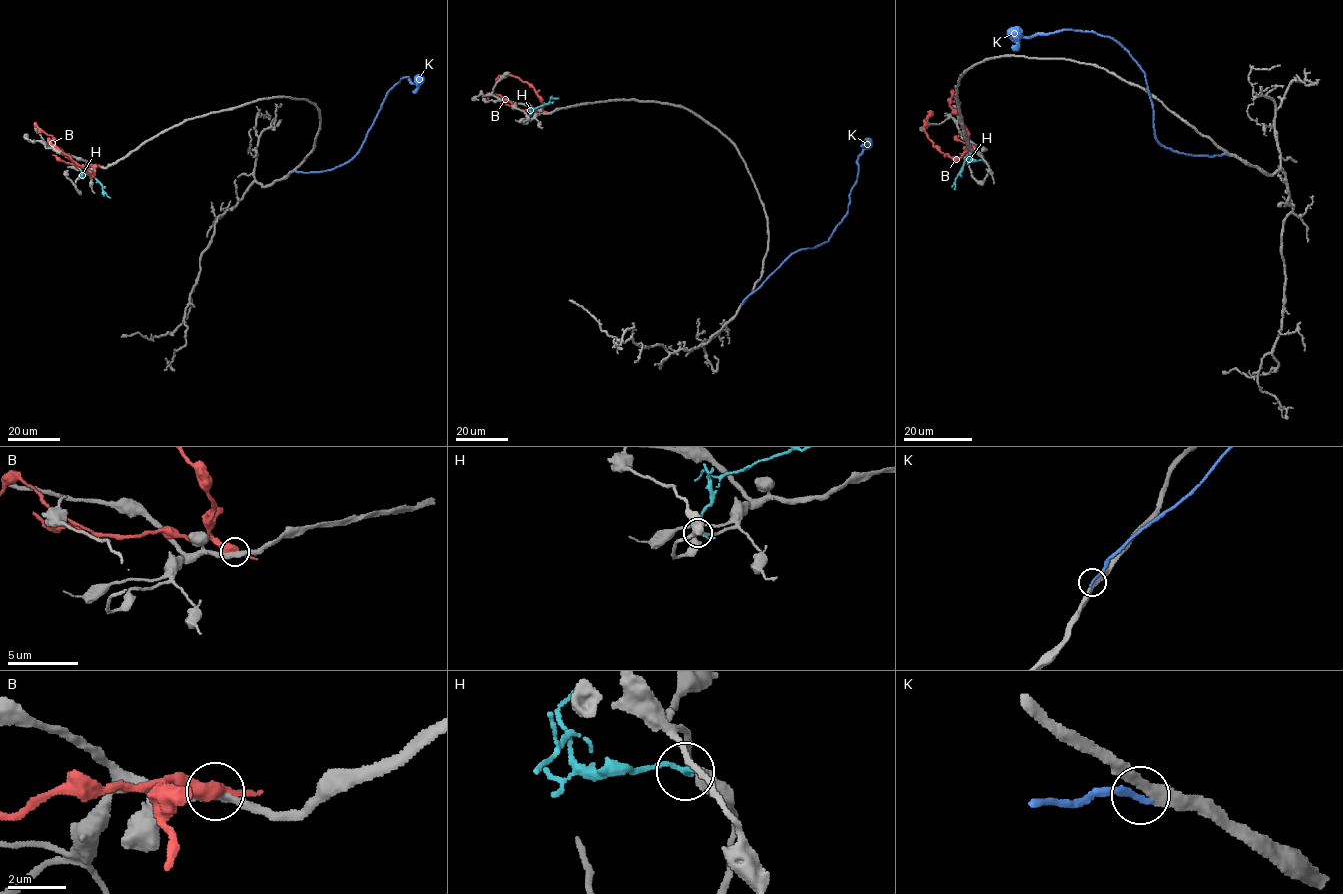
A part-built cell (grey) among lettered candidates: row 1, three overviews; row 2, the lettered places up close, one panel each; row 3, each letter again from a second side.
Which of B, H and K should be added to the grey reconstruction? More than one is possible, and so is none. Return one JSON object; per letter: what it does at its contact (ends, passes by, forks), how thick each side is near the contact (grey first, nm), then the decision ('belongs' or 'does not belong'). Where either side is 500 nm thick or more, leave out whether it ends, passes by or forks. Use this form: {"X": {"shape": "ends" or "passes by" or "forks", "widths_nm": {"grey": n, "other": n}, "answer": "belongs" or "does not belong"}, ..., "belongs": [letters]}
{"B": {"shape": "passes by", "widths_nm": {"grey": 320, "other": 440}, "answer": "does not belong"}, "H": {"shape": "ends", "widths_nm": {"grey": 360, "other": 190}, "answer": "does not belong"}, "K": {"shape": "ends", "widths_nm": {"grey": 320, "other": 220}, "answer": "belongs"}, "belongs": ["K"]}

